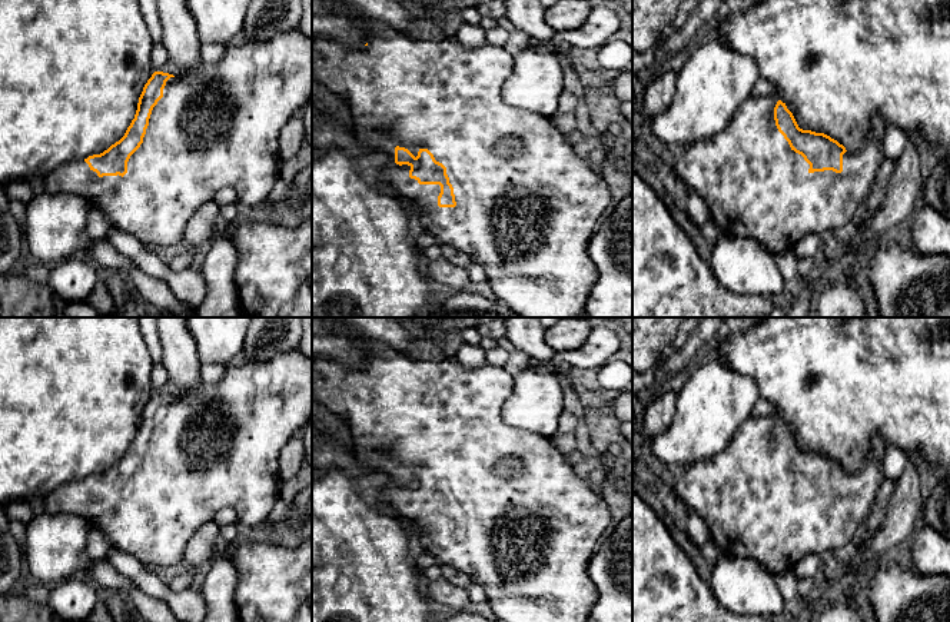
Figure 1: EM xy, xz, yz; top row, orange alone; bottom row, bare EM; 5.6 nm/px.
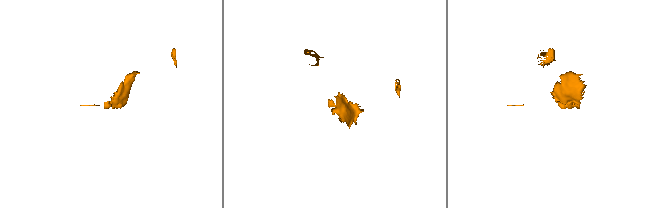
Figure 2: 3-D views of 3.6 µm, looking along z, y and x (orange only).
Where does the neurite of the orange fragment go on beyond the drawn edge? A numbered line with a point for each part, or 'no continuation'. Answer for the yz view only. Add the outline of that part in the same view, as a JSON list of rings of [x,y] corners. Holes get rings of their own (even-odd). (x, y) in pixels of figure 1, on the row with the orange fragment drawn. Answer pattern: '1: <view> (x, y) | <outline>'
1: yz (754, 186) | [[[774,94],[747,99],[721,133],[677,152],[674,166],[687,187],[705,202],[710,217],[721,233],[755,239],[774,256],[793,252],[795,245],[808,233],[821,236],[827,233],[843,235],[853,227],[884,160],[883,144],[868,134],[857,152],[843,154],[841,173],[833,170],[810,173],[810,164],[790,147],[775,126],[774,107],[777,102],[778,99]]]

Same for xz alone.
1: xz (527, 206) | [[[375,26],[369,43],[361,49],[349,49],[329,39],[312,36],[312,76],[348,103],[358,140],[365,147],[385,153],[389,157],[389,163],[379,174],[379,179],[421,212],[422,224],[426,233],[435,236],[441,245],[449,245],[466,253],[474,263],[482,266],[494,295],[521,317],[578,317],[585,312],[588,296],[598,277],[597,266],[588,256],[588,245],[615,190],[602,180],[599,173],[592,172],[584,159],[579,159],[574,153],[568,134],[561,132],[551,117],[512,109],[505,103],[502,89],[512,69],[514,51],[509,47],[498,47],[485,43],[479,47],[466,49],[454,39],[413,40],[388,26]],[[396,146],[408,149],[415,157],[421,149],[428,149],[435,160],[446,167],[449,183],[454,187],[455,207],[439,207],[438,196],[441,193],[441,186],[419,184],[418,180],[409,177],[411,166],[399,166],[395,163]]]

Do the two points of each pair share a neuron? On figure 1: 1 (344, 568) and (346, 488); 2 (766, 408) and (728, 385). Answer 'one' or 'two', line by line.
1: one
2: two

